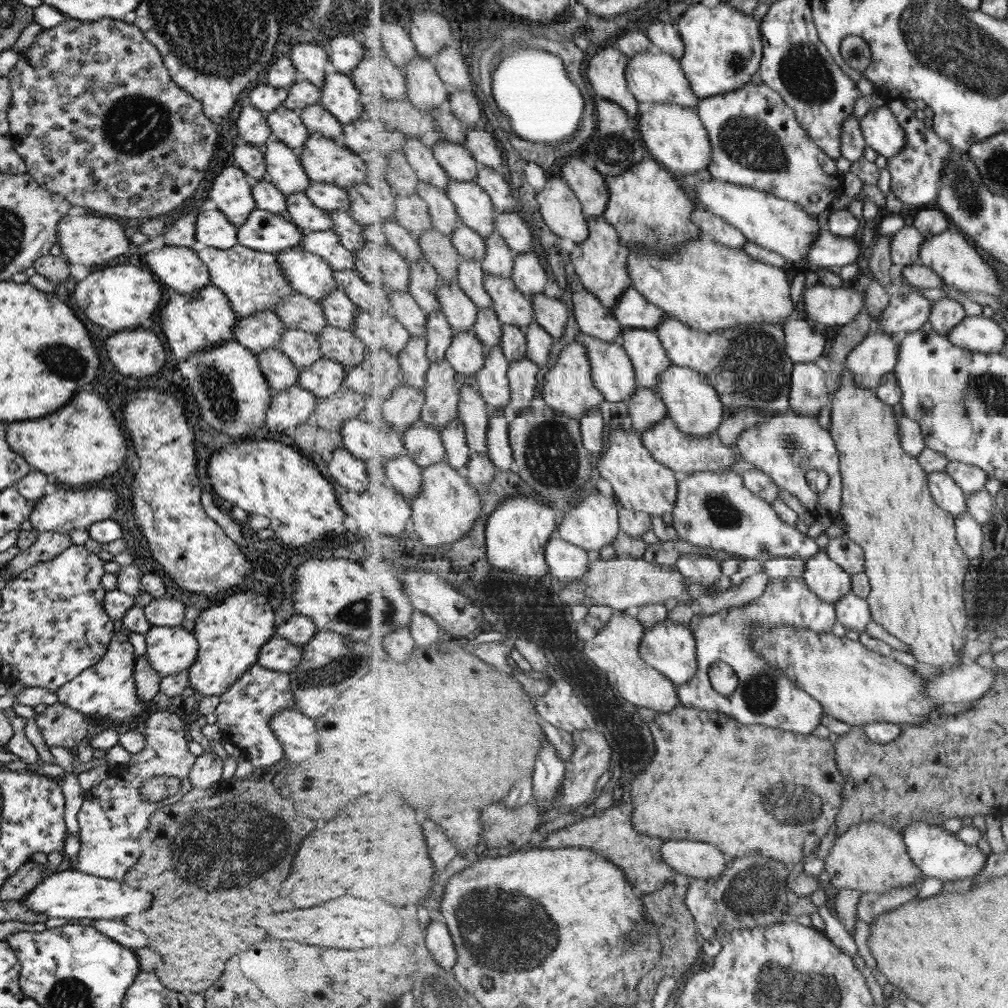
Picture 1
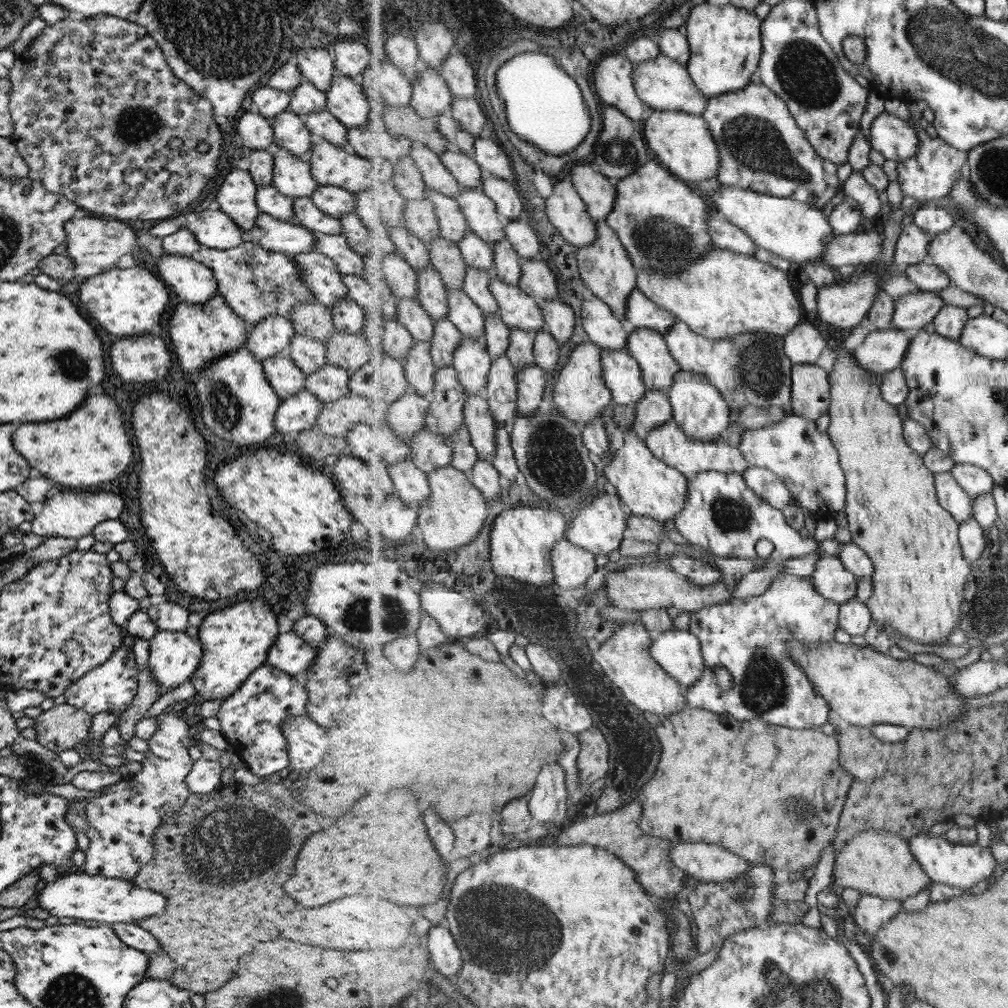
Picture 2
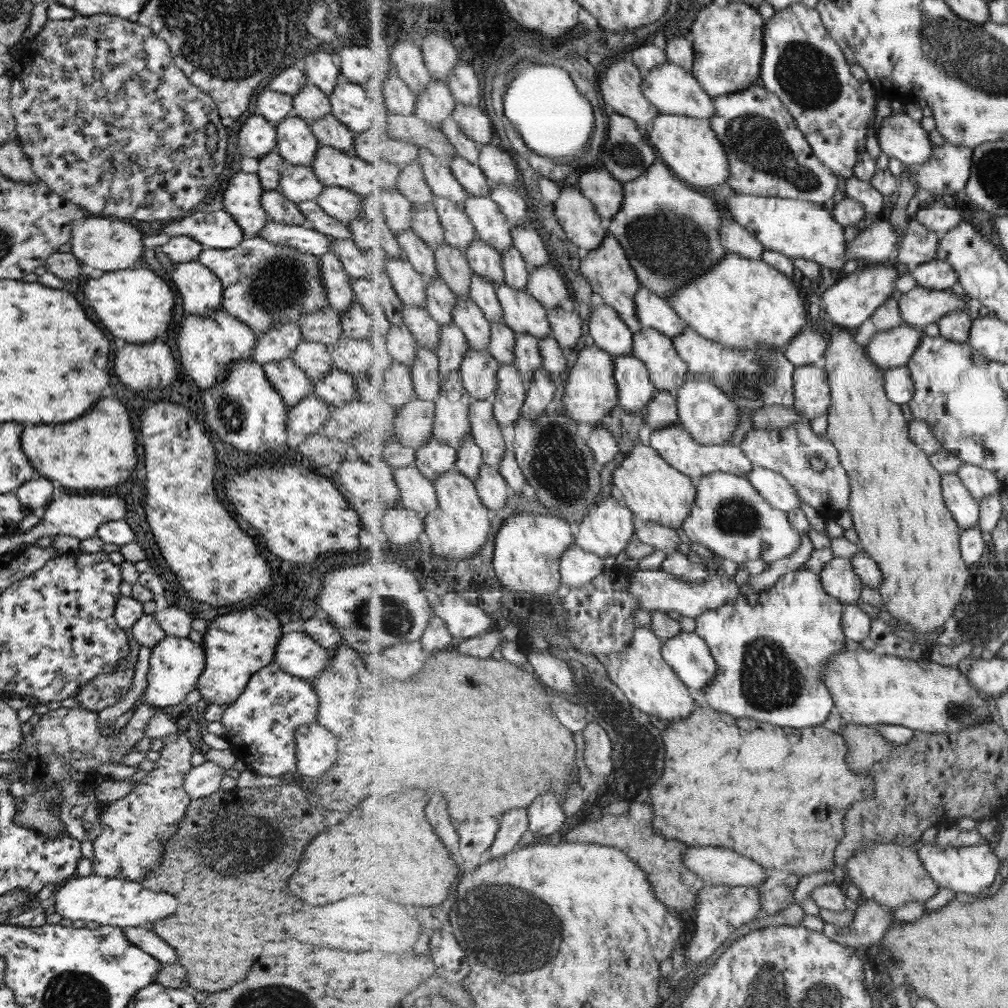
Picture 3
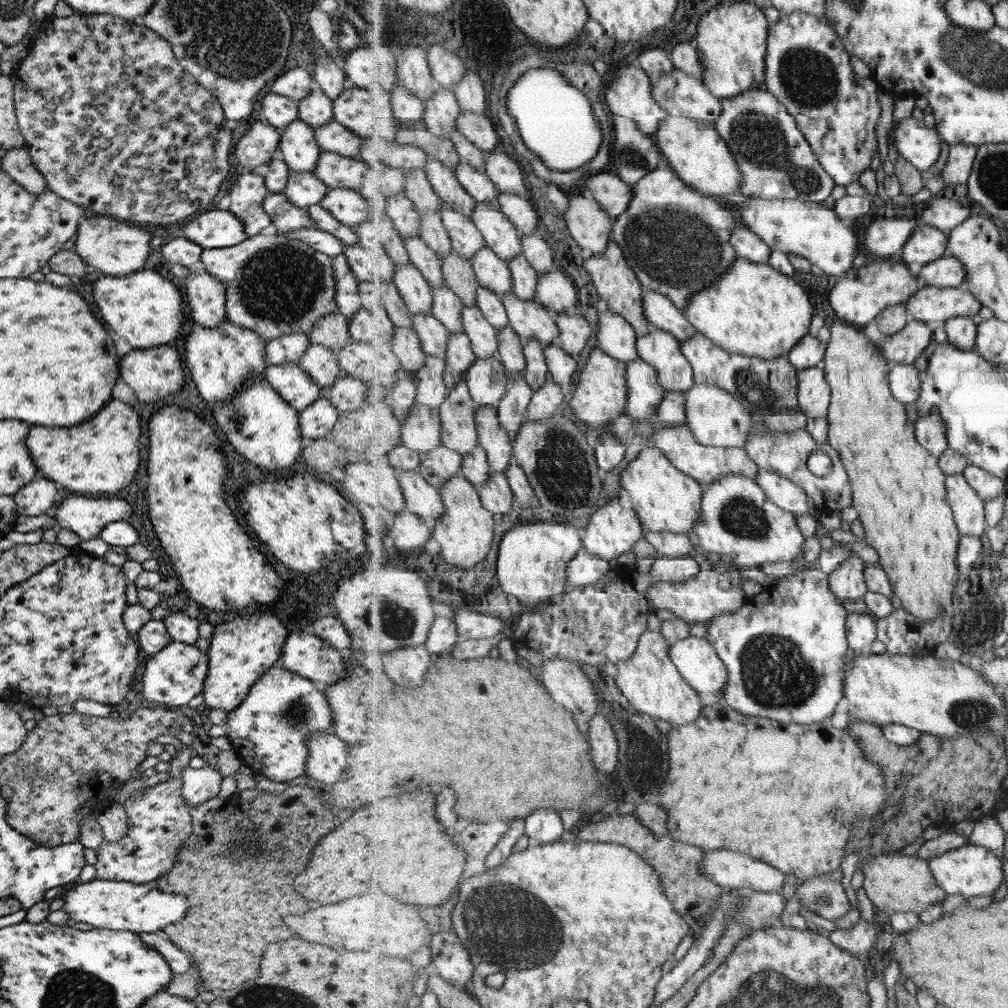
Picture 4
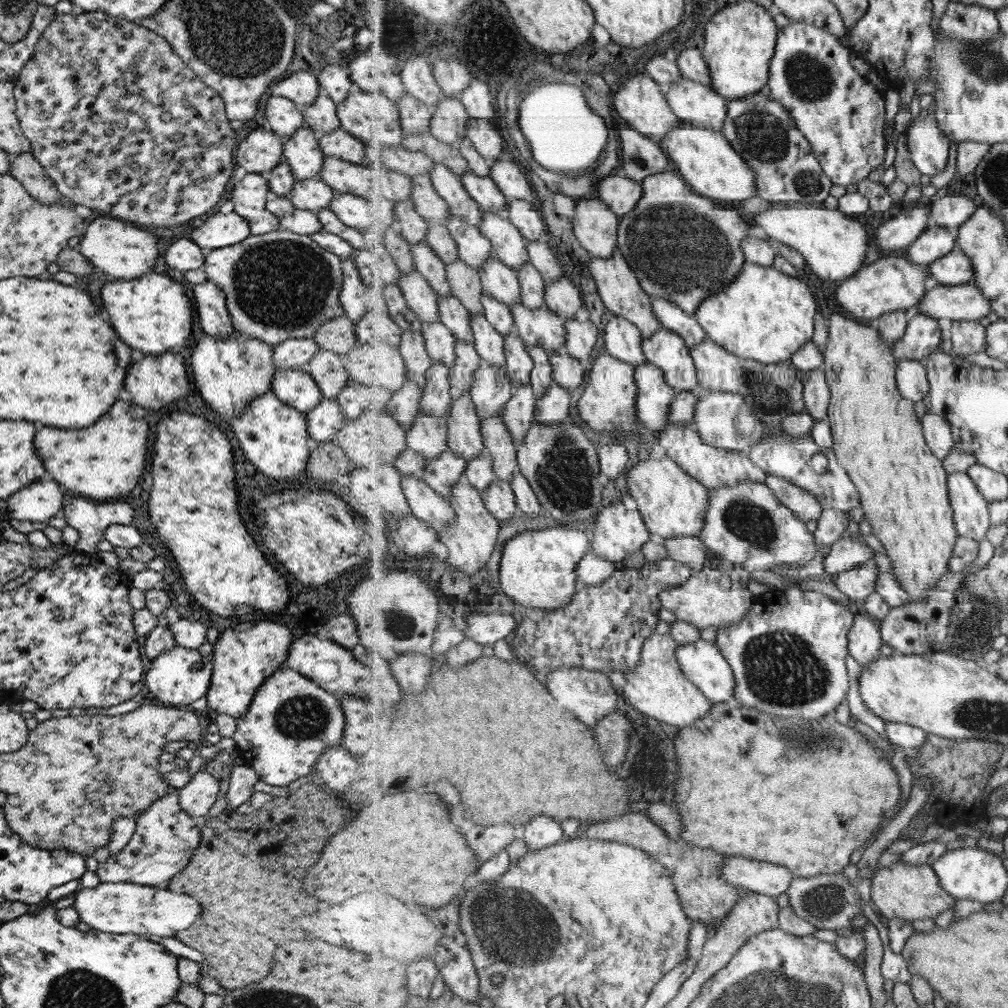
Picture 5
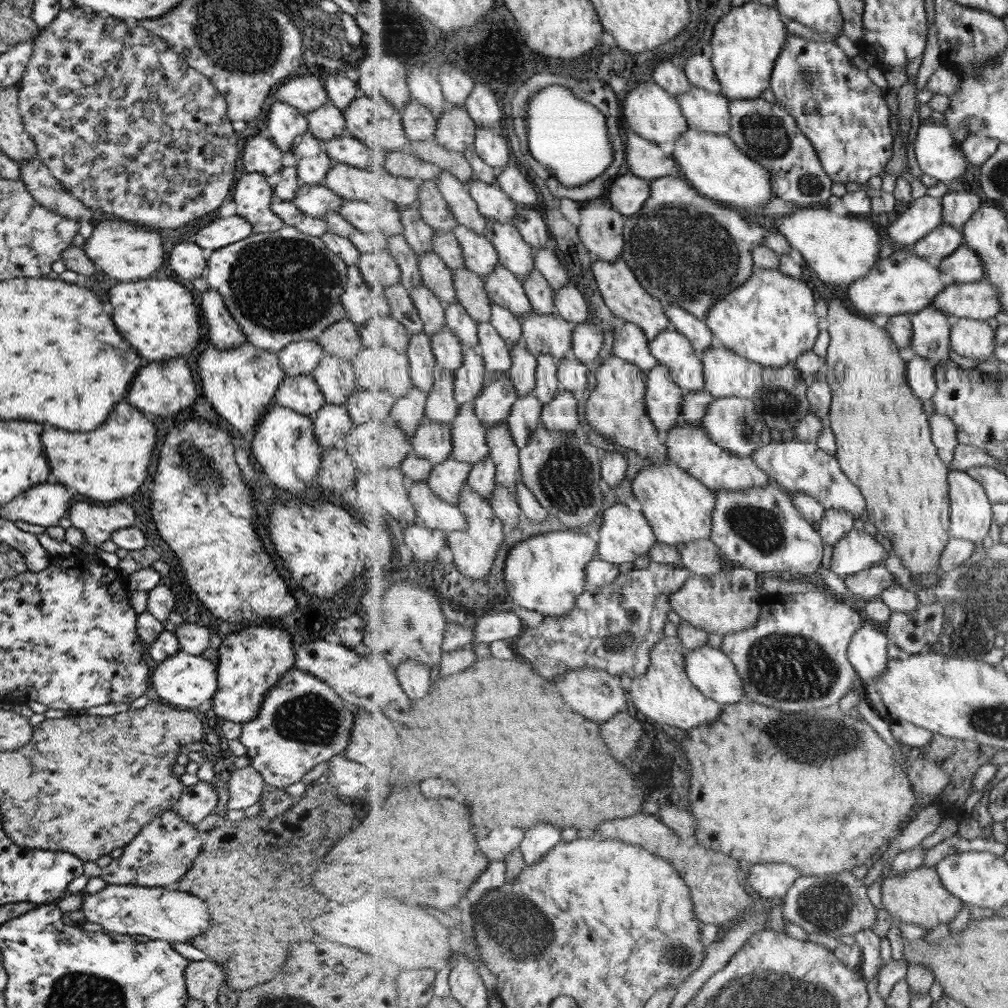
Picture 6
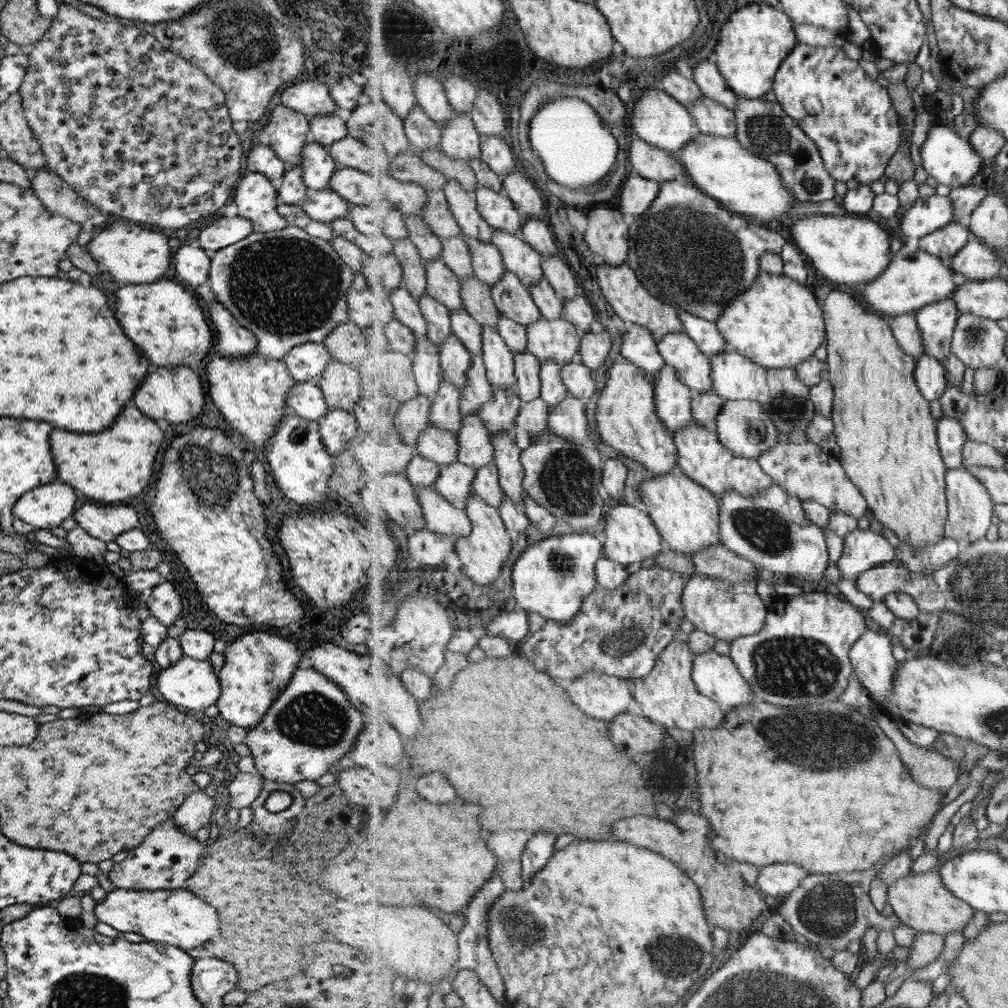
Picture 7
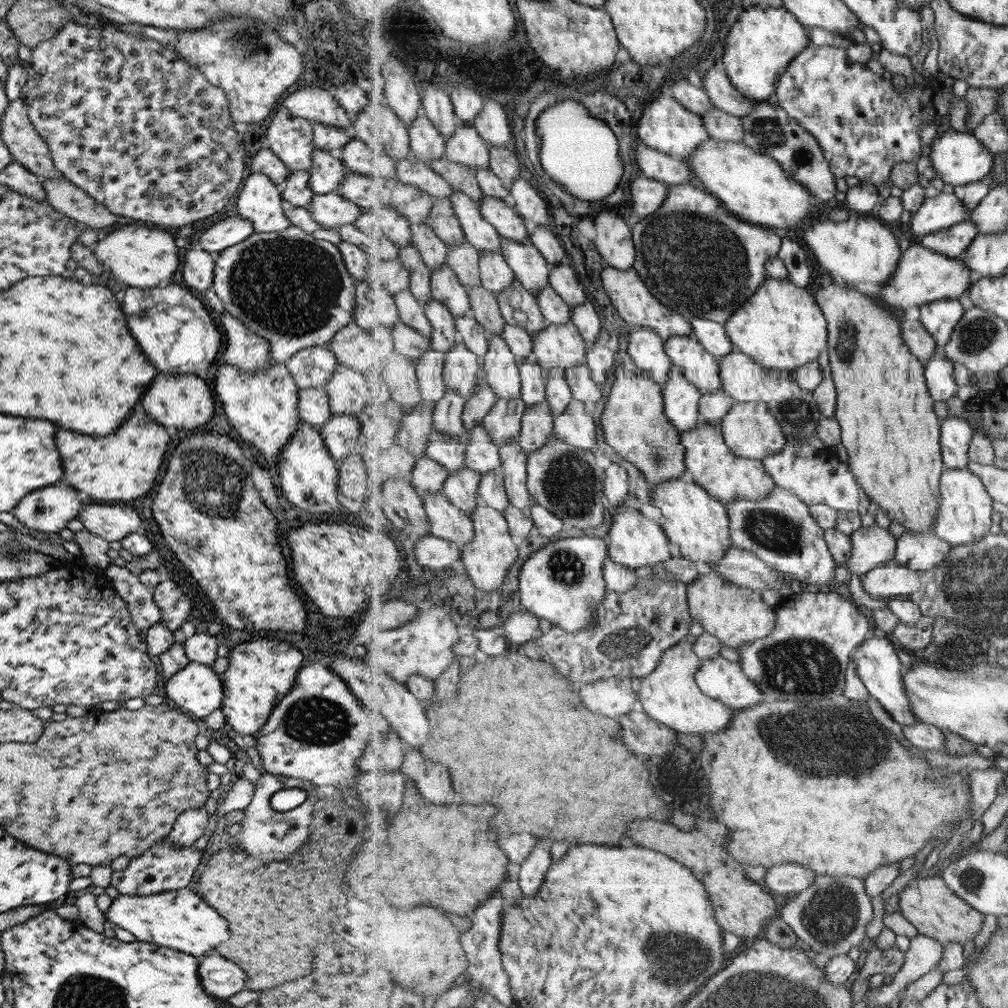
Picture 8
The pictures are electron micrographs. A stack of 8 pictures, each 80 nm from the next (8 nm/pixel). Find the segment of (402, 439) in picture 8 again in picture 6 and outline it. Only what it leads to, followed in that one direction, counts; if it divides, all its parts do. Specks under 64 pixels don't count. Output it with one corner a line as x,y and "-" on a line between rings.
413,387
403,398
397,399
393,405
391,418
409,438
419,430
421,422
426,418
428,392

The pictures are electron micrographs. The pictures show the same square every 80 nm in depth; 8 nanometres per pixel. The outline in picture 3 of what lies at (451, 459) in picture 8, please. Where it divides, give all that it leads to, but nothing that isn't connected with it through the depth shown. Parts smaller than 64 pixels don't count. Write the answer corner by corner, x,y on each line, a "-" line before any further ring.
415,398
398,410
394,439
419,450
434,438
436,402

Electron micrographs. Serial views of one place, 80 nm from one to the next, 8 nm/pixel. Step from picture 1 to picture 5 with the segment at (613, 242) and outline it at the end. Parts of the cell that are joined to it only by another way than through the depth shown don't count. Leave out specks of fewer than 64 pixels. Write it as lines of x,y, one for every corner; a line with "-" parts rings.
617,247
609,258
593,257
589,263
589,271
596,280
597,289
605,307
616,317
622,317
633,322
641,330
644,339
649,339
658,333
663,324
655,317
654,298
647,295
638,280
638,276
631,269
624,254

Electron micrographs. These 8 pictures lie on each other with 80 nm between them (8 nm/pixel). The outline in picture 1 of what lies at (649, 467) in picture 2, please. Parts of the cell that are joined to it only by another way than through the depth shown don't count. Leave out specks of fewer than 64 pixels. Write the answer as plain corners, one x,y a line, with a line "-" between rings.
629,428
616,430
609,438
596,466
600,476
612,485
621,506
645,511
650,515
661,516
663,512
673,514
678,500
678,479
681,476
651,454
644,445
641,434

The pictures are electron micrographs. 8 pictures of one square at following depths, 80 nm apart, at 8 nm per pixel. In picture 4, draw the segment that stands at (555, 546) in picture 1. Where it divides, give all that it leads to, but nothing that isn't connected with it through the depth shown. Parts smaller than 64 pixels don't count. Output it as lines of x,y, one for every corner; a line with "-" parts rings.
587,549
579,550
577,556
567,564
567,578
573,586
589,586
598,583
611,568
609,561
590,553

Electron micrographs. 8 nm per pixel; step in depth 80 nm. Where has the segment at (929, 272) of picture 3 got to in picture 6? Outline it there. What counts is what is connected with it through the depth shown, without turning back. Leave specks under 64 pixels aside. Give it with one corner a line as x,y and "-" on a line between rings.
965,244
937,263
943,273
953,277
954,283
979,282
987,276
981,257

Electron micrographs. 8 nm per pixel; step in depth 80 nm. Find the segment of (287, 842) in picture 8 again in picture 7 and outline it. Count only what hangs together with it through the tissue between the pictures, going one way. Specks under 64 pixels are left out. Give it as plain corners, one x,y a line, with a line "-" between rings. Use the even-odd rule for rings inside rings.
263,780
261,791
250,804
252,810
251,830
263,842
279,842
283,836
291,832
291,826
297,822
295,818
303,812
305,800
295,788
293,783
275,783
-
273,792
285,792
291,795
291,804
281,812
268,812
264,807
265,799

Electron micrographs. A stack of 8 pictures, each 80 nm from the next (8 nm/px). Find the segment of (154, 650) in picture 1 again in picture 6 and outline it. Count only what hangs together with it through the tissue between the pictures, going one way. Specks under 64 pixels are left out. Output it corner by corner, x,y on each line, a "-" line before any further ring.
181,649
170,654
161,662
156,663
155,669
150,673
150,685
157,700
176,708
193,710
197,705
207,702
216,689
216,666
213,662
201,657
183,652

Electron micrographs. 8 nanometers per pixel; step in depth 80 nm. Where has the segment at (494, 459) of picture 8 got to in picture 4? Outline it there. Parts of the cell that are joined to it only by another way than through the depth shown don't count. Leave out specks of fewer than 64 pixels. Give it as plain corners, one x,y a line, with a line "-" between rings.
465,380
450,389
448,397
439,409
443,423
441,430
443,445
458,450
462,455
470,453
479,446
477,423
475,423
479,407
471,396

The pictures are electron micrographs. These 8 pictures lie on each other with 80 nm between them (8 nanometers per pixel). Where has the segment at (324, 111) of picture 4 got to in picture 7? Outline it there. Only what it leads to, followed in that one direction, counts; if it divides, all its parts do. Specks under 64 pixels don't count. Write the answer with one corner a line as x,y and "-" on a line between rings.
340,112
313,115
308,119
309,139
323,147
347,136
345,117

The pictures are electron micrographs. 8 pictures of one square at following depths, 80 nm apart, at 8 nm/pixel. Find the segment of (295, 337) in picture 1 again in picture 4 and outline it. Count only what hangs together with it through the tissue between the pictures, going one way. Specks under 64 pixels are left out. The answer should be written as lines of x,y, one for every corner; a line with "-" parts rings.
309,343
305,352
298,358
297,365
321,389
328,387
337,377
343,376
335,352
319,344

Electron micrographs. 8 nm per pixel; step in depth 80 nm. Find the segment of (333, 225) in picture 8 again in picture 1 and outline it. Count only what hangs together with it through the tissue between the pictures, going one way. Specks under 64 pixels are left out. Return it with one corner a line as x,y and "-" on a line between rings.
273,138
264,144
262,159
268,181
284,196
303,193
311,180
303,170
296,150

